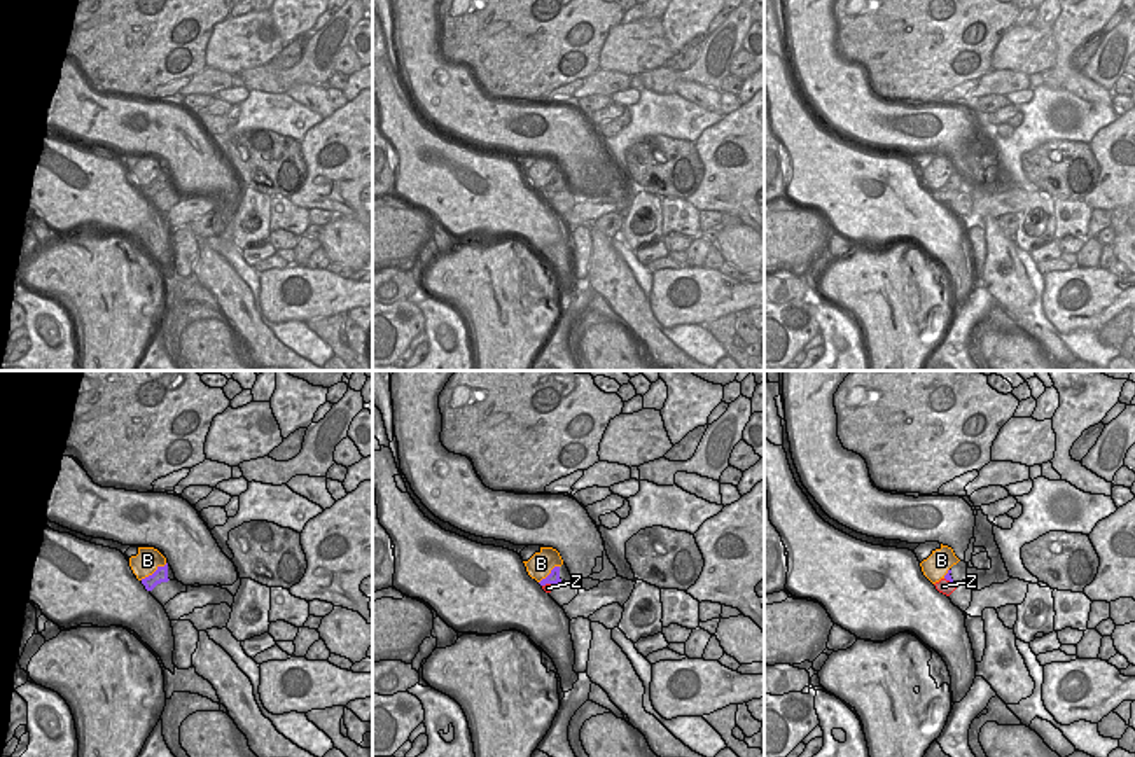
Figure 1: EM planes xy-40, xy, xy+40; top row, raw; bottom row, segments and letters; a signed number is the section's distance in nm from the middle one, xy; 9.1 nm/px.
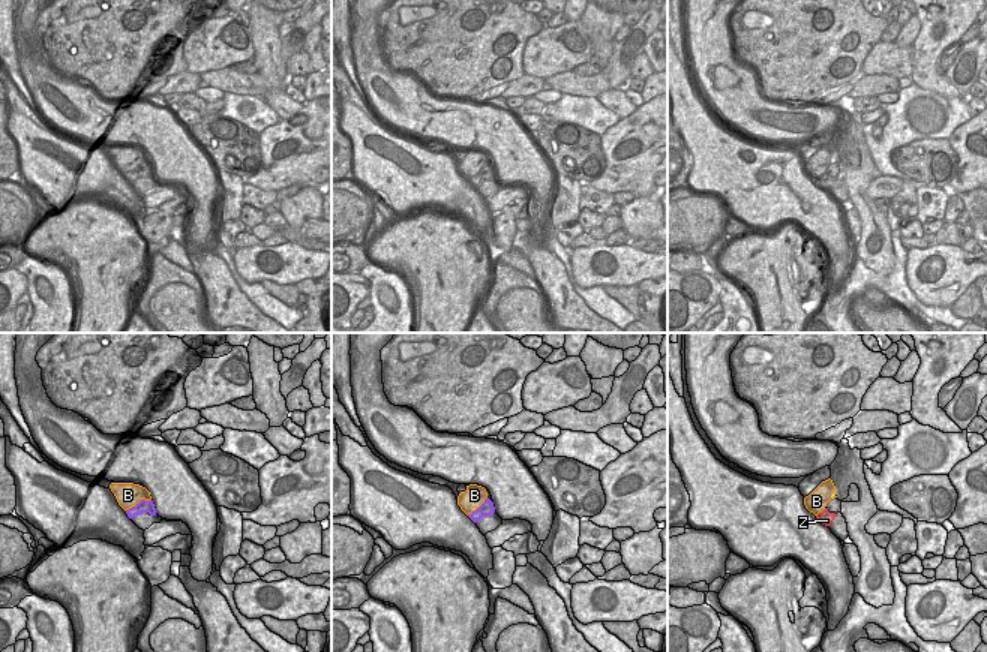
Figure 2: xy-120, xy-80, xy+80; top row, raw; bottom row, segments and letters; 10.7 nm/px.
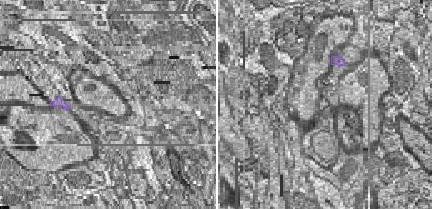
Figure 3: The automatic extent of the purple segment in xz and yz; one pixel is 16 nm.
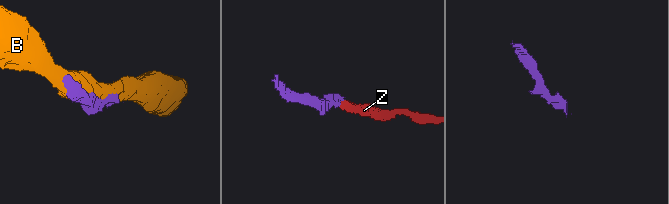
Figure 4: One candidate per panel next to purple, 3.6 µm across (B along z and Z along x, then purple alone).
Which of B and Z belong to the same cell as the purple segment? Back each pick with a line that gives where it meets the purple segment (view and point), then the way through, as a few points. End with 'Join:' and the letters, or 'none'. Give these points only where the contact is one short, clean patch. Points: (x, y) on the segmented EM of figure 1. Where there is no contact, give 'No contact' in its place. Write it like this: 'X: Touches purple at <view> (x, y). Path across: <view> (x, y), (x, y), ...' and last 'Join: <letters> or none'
Z: Touches purple at xy (548, 583). Path across: xy (553, 577), (548, 583), (548, 588)
Join: Z

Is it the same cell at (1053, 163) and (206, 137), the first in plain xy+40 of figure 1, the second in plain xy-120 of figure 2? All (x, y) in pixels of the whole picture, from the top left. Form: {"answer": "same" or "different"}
{"answer": "same"}

